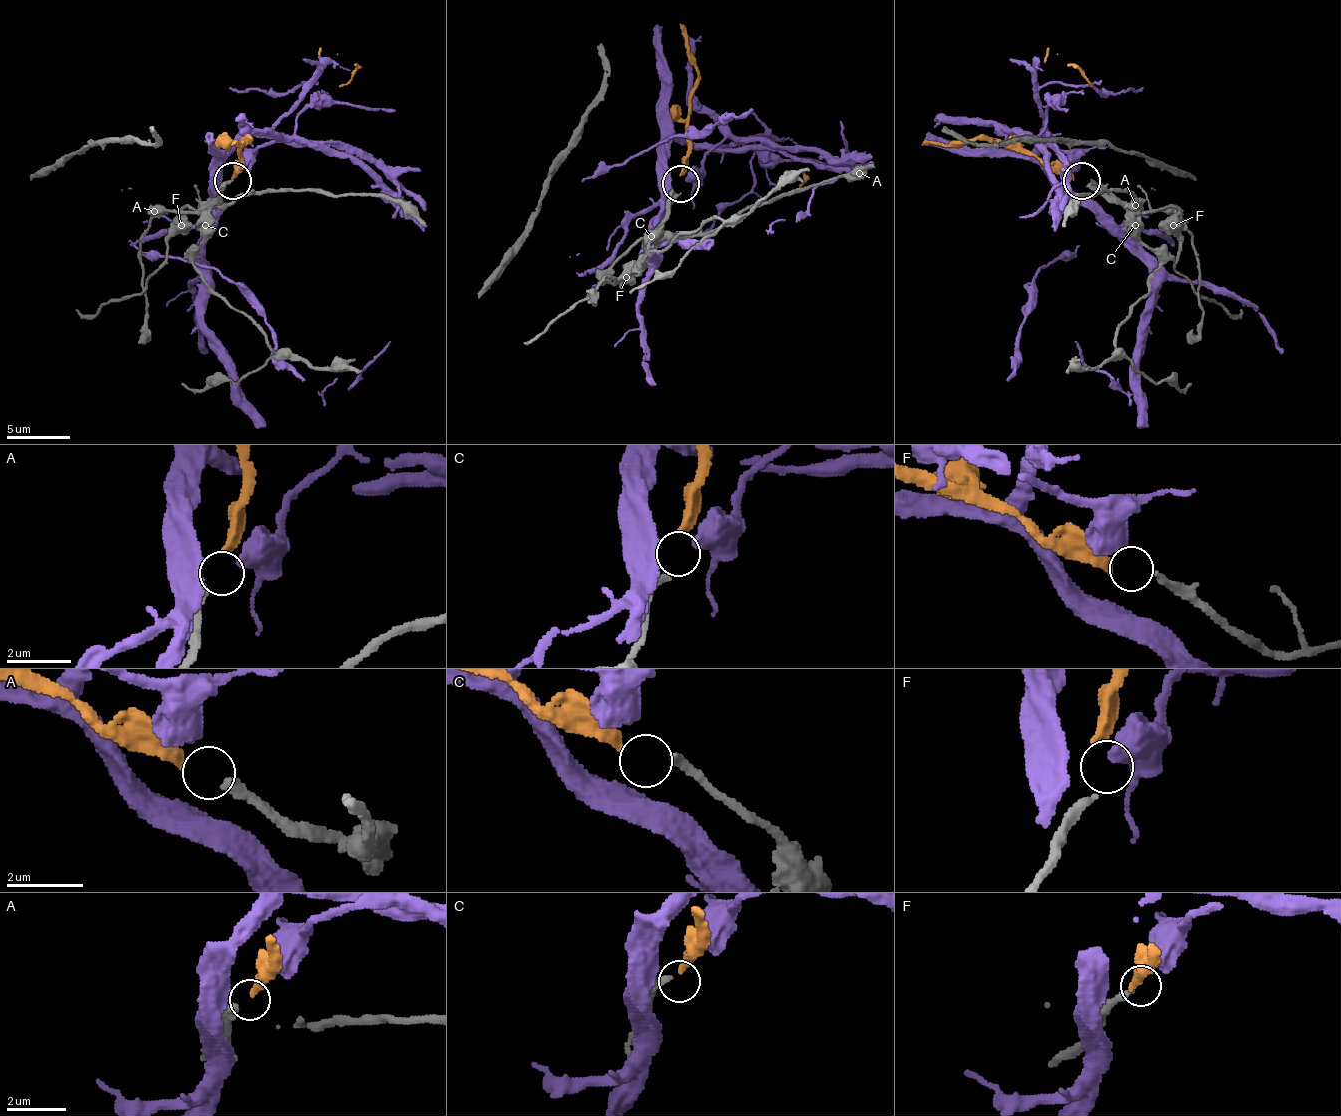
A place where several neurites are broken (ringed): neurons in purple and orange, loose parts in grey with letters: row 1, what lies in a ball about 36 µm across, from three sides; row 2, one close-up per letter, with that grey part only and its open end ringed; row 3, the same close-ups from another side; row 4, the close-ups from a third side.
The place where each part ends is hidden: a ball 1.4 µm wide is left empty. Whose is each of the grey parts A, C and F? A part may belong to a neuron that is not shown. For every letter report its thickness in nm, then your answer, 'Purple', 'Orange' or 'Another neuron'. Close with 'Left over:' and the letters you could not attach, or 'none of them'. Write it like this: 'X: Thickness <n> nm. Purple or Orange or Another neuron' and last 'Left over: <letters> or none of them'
A: Thickness 300 nm. Orange
C: Thickness 240 nm. Another neuron
F: Thickness 200 nm. Purple
Left over: C

